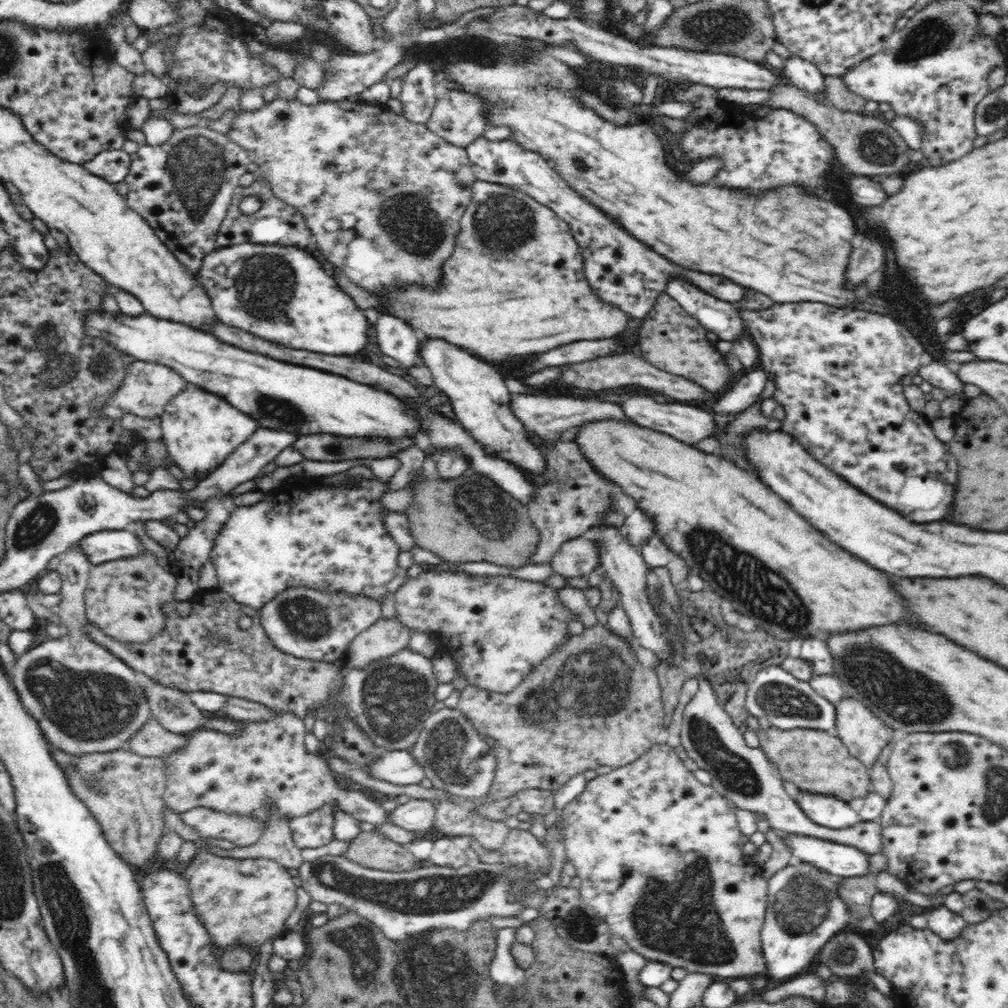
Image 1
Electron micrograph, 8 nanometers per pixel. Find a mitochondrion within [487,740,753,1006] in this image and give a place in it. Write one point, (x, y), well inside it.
(675, 915)

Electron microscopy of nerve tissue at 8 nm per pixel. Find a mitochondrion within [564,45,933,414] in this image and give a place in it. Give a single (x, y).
(876, 147)

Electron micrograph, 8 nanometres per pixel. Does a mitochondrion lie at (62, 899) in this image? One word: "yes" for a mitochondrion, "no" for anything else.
yes

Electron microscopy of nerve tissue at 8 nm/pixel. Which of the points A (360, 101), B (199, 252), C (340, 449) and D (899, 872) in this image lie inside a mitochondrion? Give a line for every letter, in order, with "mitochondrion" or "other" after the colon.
A: other
B: other
C: mitochondrion
D: other

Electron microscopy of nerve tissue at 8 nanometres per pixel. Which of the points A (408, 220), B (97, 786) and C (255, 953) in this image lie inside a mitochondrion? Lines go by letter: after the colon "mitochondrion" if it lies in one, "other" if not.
A: mitochondrion
B: mitochondrion
C: other

